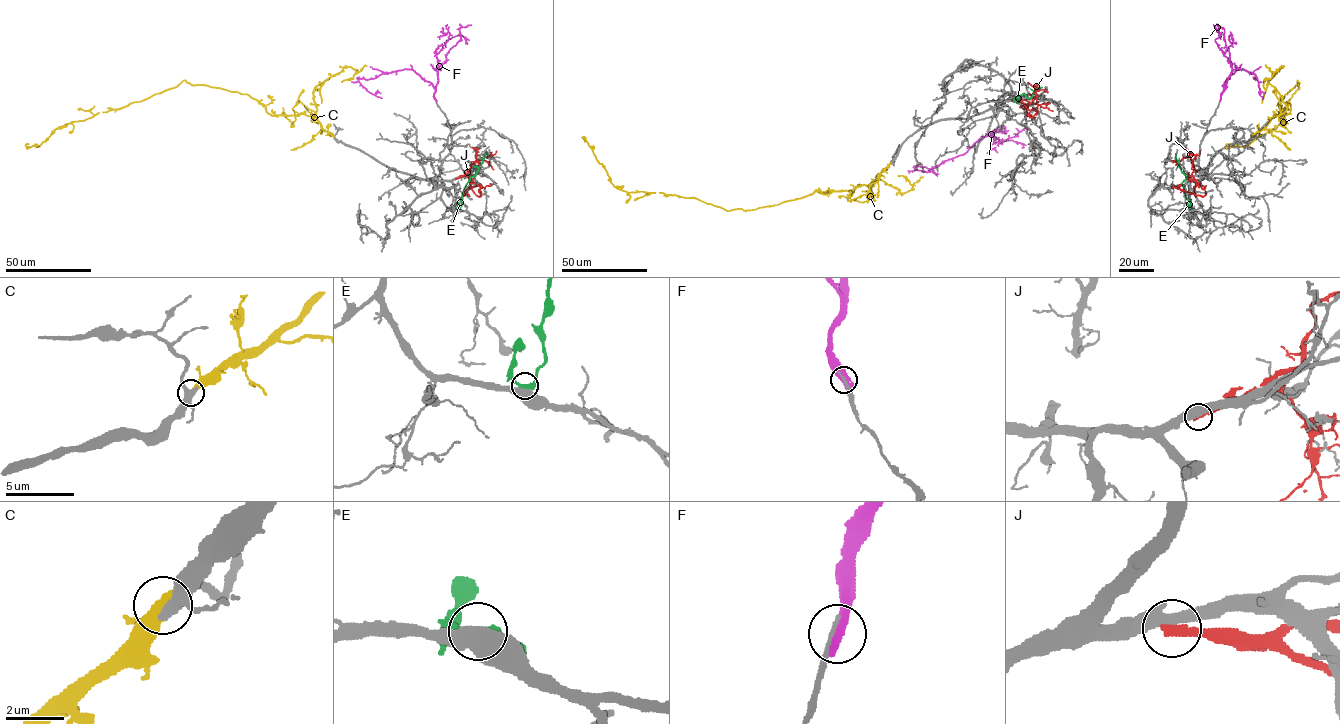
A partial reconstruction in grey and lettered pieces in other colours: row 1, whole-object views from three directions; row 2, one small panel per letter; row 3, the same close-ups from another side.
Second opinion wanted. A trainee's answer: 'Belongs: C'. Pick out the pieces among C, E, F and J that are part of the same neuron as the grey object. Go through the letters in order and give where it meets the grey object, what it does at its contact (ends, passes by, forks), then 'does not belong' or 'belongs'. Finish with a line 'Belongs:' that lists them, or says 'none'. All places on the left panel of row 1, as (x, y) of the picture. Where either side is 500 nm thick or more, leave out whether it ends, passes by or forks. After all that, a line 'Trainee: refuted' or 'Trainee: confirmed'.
C: (333, 136) | it ends | belongs
E: (459, 208) | does not belong
F: (435, 100) | it ends | does not belong
J: (456, 179) | it ends | does not belong
Belongs: C
Trainee: confirmed

